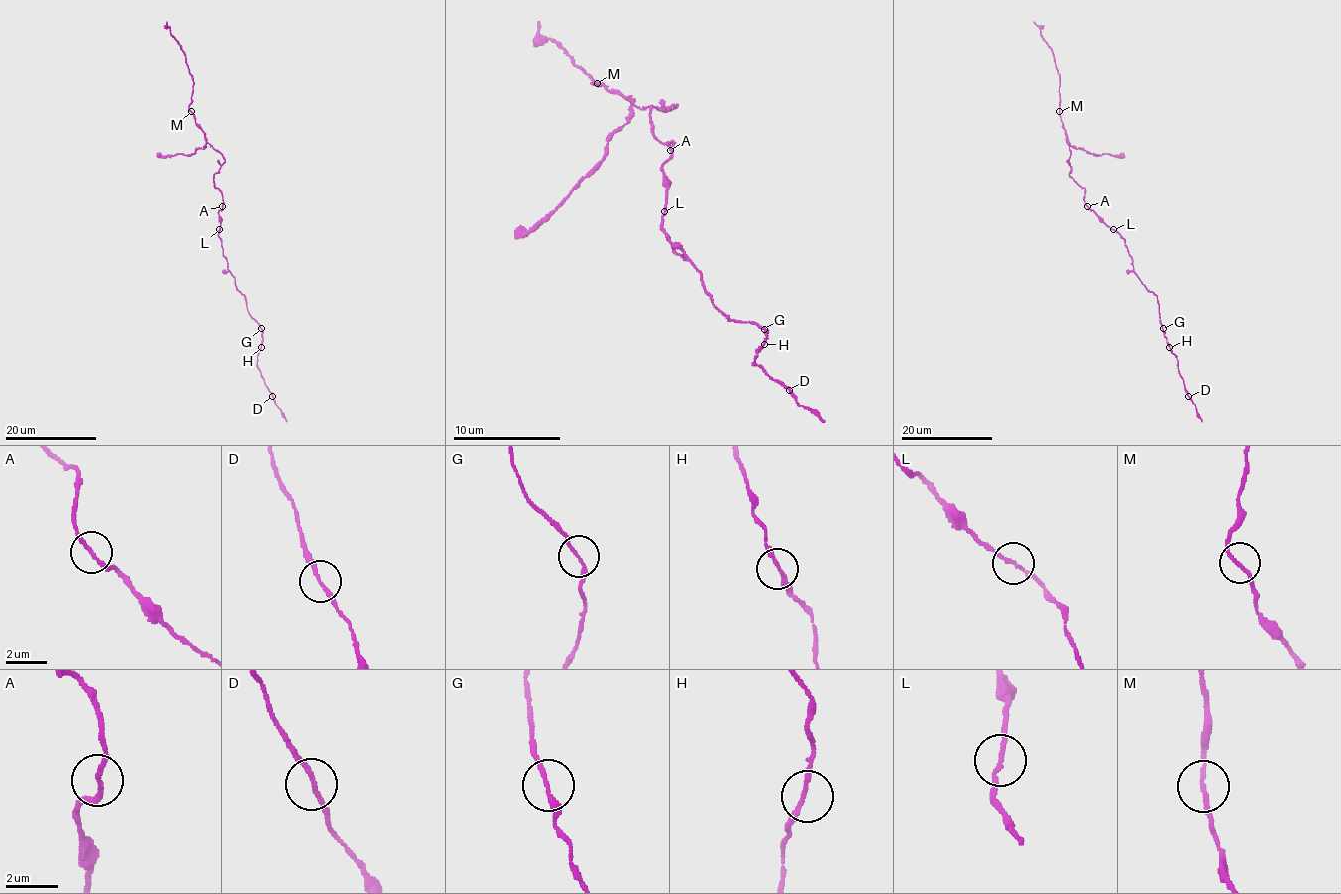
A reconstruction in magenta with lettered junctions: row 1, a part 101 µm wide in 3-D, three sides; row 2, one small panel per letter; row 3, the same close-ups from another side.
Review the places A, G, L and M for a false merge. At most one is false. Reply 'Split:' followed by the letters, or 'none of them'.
Split: none of them

